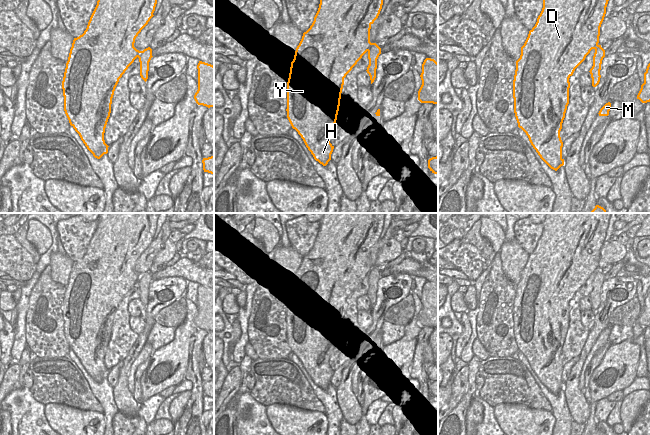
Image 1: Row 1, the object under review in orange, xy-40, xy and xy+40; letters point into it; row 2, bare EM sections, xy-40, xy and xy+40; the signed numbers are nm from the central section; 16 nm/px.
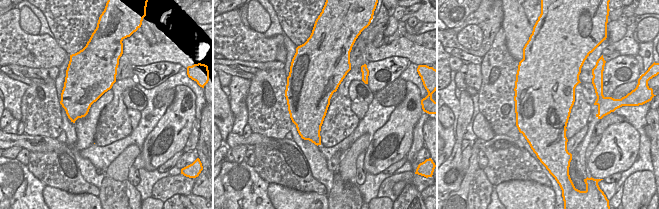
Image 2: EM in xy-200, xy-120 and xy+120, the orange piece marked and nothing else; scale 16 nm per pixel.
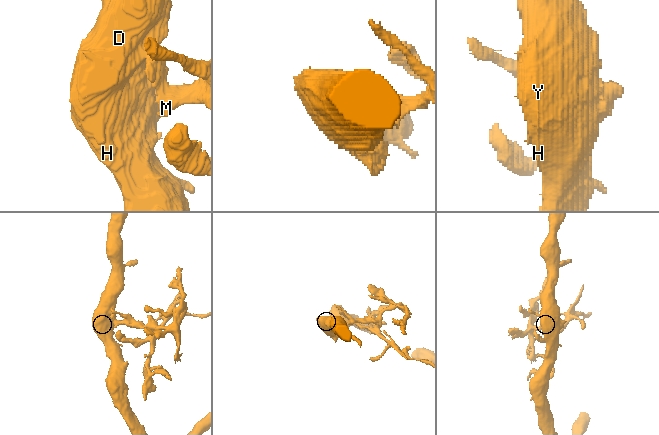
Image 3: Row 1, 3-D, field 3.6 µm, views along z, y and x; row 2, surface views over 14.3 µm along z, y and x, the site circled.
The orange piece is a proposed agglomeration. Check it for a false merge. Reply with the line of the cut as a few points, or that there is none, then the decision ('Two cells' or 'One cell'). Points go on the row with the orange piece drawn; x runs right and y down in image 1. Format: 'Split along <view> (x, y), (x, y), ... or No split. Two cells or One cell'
Split along xy (373, 43), (368, 51). Two cells.

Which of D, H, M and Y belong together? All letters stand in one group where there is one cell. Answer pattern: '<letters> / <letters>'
D H Y / M

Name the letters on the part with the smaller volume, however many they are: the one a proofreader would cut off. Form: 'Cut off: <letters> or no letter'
Cut off: M

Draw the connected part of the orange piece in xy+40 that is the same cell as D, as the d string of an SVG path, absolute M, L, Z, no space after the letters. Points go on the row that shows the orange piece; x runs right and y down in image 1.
M543 0L543 8L535 26L521 47L520 58L516 61L513 80L514 113L521 128L529 138L540 158L553 170L564 165L563 142L560 137L562 123L569 104L569 78L599 43L600 27L606 14L609 0Z

